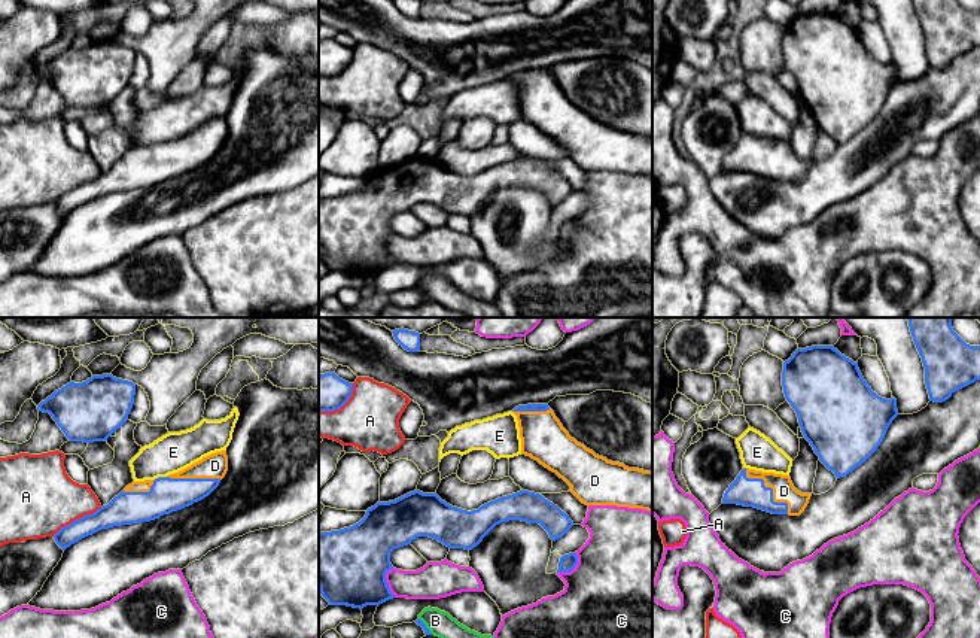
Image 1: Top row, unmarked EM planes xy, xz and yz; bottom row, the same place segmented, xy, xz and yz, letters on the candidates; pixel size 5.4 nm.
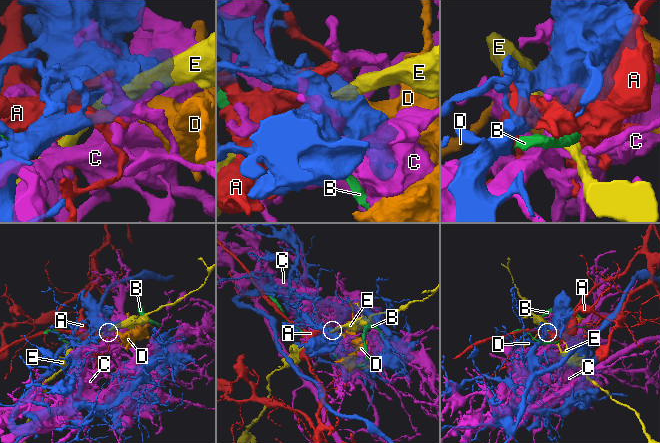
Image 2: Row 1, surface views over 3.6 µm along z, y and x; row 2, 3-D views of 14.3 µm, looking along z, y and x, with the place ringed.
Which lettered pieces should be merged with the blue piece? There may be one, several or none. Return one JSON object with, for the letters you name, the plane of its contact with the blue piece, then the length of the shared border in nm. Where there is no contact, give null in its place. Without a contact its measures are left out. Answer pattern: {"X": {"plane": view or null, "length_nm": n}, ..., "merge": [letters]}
{"D": {"plane": "yz", "length_nm": 340}, "merge": ["D"]}

